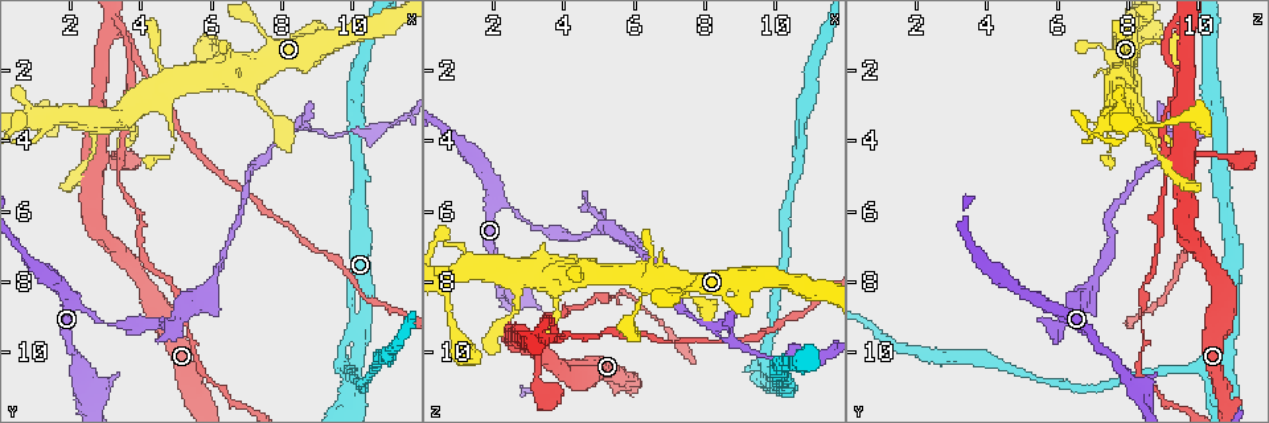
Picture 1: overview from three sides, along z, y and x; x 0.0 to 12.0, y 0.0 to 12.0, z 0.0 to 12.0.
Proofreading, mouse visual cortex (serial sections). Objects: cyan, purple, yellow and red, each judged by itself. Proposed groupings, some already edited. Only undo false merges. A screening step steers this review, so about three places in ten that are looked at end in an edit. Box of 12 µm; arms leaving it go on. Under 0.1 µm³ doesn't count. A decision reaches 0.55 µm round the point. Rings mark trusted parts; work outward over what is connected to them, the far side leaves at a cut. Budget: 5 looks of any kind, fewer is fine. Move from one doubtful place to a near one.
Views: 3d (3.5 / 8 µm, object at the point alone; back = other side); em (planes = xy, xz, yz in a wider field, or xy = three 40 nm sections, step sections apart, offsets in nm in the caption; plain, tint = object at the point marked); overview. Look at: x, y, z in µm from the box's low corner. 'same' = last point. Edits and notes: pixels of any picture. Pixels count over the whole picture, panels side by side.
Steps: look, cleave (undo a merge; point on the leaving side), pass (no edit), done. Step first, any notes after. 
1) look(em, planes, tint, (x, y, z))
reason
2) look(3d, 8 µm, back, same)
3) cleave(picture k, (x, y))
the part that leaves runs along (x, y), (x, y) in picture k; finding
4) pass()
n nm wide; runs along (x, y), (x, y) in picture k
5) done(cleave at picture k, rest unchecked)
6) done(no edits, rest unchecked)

look(em, xy, step 2, tint, (9.9, 11.4, 10.6))
calibre changes

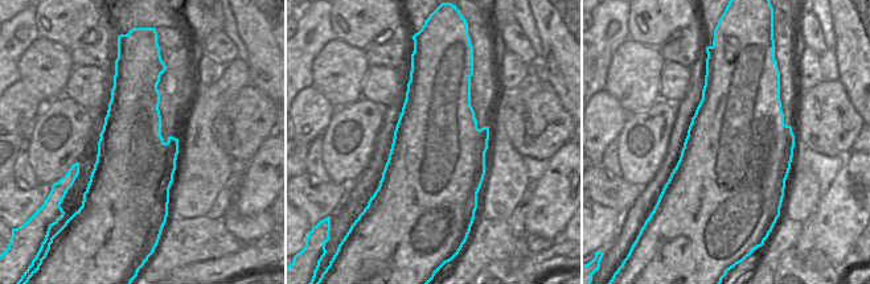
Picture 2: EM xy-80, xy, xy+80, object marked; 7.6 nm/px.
look(3d, 3.5 µm, same)
wider look

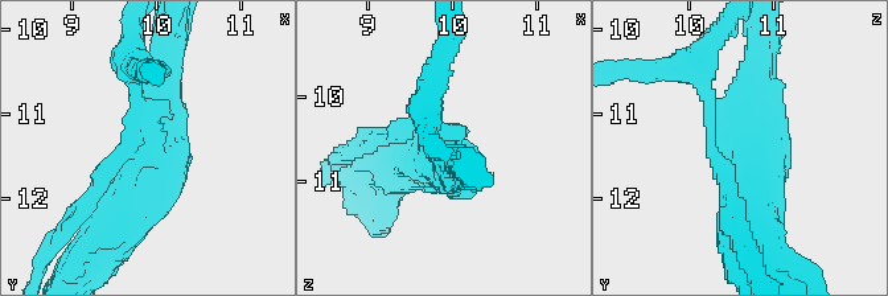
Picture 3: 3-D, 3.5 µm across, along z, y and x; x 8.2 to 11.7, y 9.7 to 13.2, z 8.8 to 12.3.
pass()
all the same cell

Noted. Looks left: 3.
look(3d, 3.5 µm, back, (5.8, 1.2, 9.1))

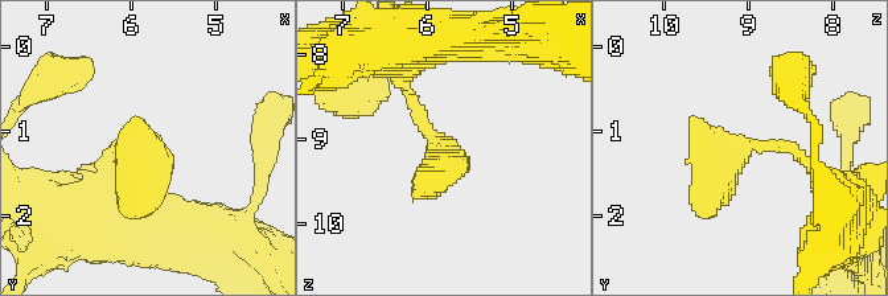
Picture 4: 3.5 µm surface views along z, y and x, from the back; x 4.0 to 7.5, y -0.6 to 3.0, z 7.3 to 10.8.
look(em, xy, step 1, tint, (5.85, 1.20, 9.15))
shape alone is not enough

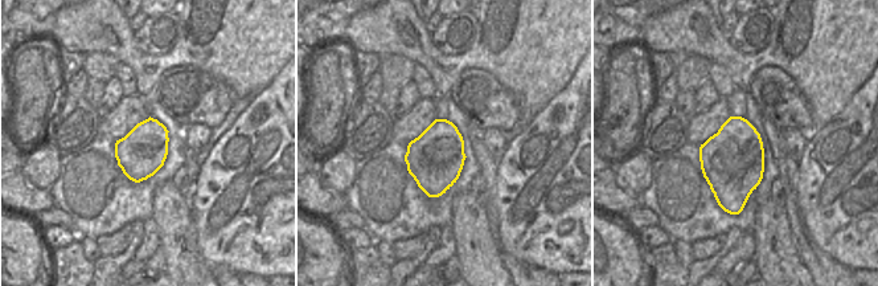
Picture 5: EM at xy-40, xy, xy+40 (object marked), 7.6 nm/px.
pass()
runs along (808, 165), (786, 146), (743, 146), (699, 214) in picture 4; continuous, no second cell

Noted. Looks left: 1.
done(no edits, rest unchecked)

